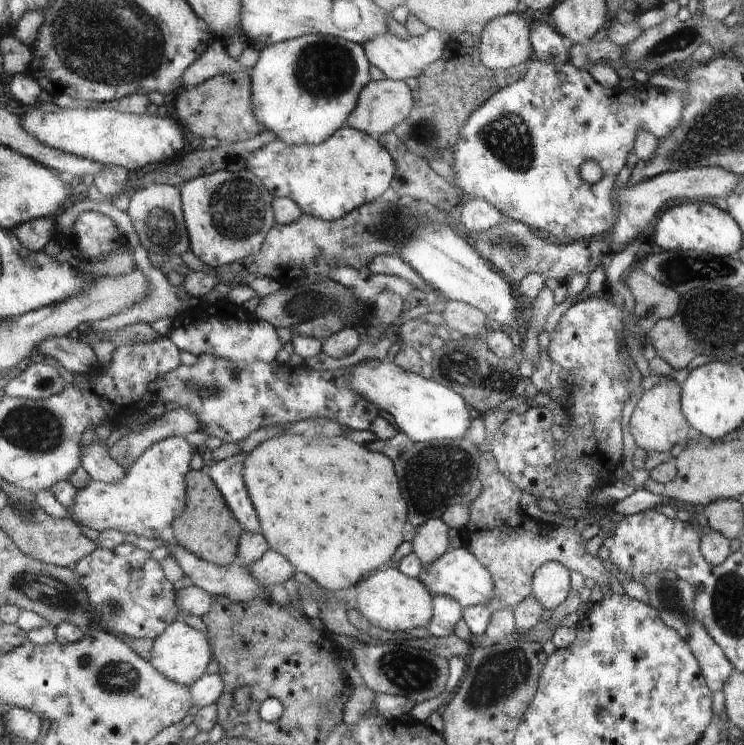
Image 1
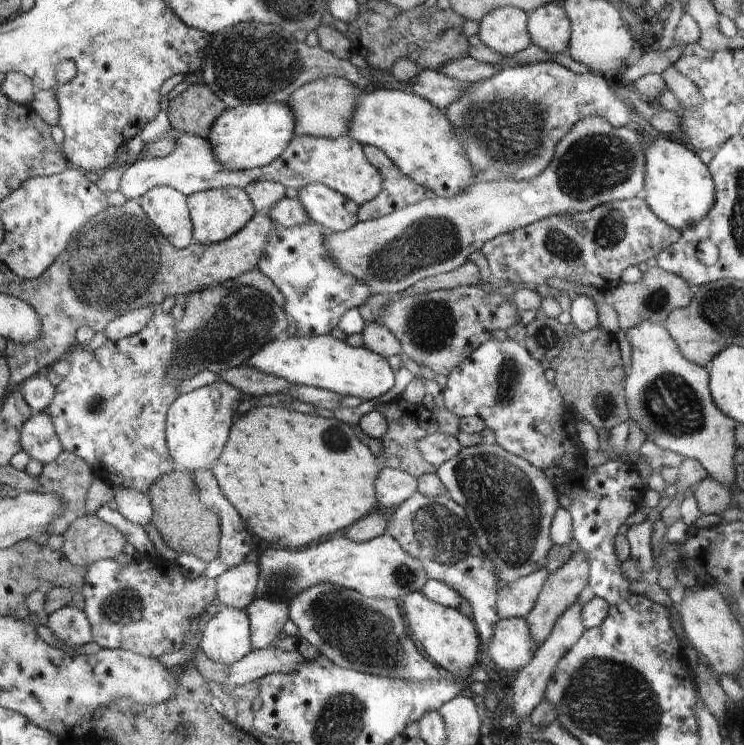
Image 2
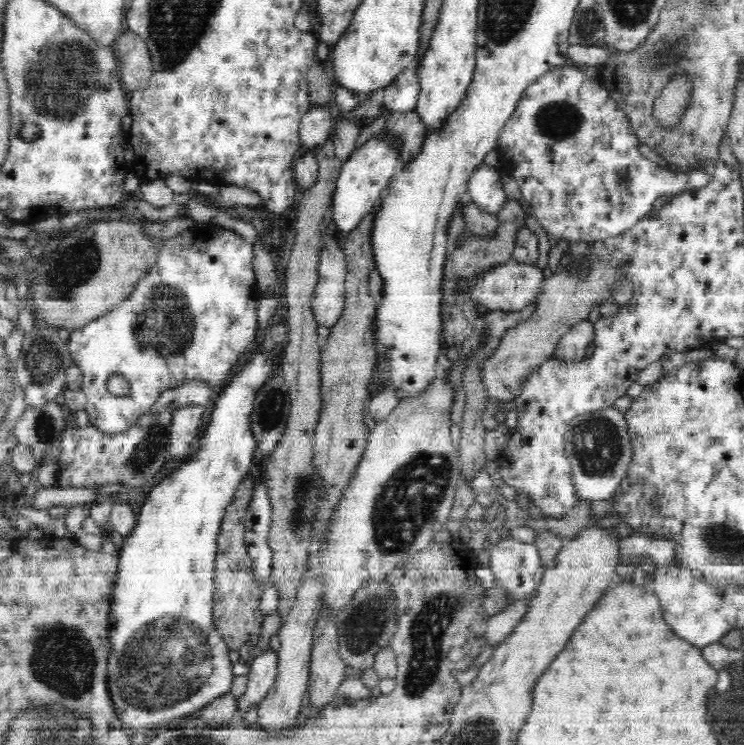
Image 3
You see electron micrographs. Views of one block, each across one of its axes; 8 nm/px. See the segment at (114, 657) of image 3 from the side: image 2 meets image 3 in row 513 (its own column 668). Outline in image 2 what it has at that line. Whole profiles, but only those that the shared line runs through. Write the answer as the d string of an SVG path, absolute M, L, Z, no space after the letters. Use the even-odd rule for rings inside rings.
M643 136L643 142L647 146L647 176L645 176L645 190L643 200L667 226L673 230L687 230L695 224L701 224L711 214L711 208L715 208L715 180L711 178L711 172L703 162L689 150L683 148L677 142L669 142L665 138L647 138Z

